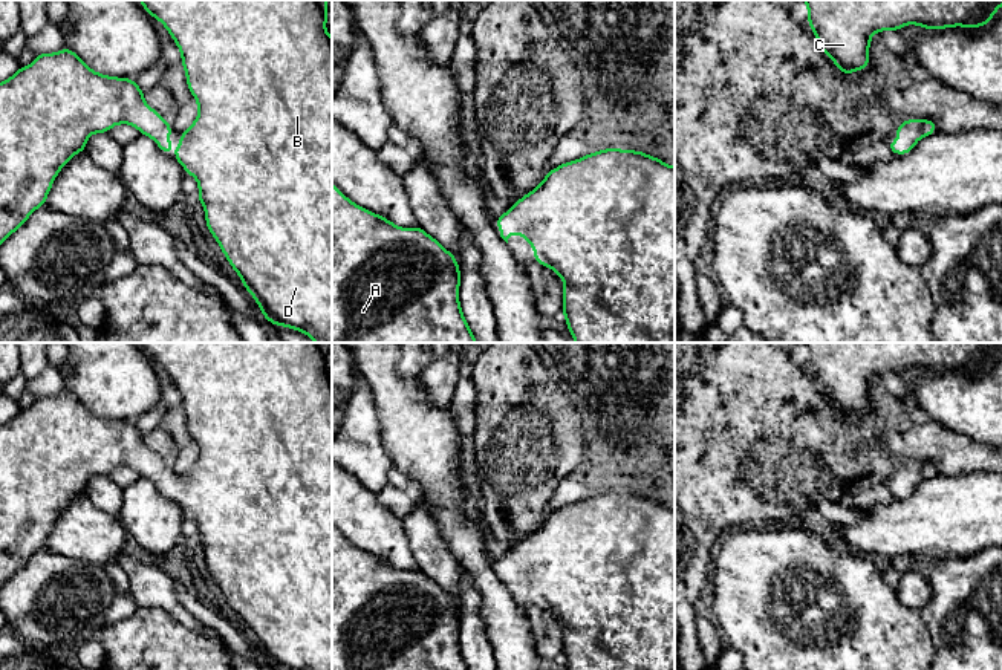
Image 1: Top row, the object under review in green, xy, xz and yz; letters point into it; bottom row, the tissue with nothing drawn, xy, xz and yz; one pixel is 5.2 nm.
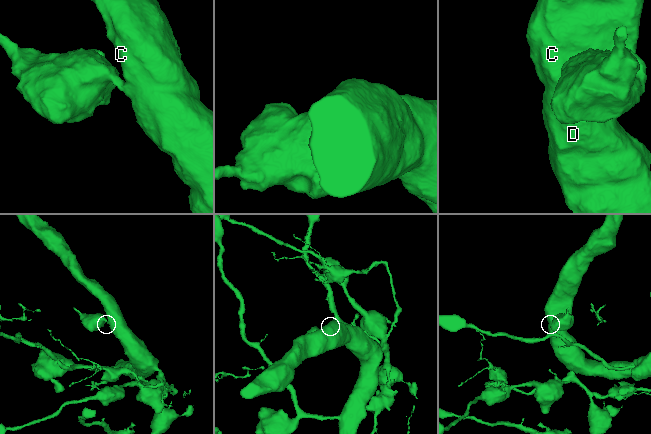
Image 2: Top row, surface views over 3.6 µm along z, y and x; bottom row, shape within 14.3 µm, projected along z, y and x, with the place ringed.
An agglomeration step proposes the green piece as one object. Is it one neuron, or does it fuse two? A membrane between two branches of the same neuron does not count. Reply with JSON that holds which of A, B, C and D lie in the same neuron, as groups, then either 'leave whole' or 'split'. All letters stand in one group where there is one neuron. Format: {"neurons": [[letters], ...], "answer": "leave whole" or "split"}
{"neurons": [["A", "B", "C", "D"]], "answer": "leave whole"}

